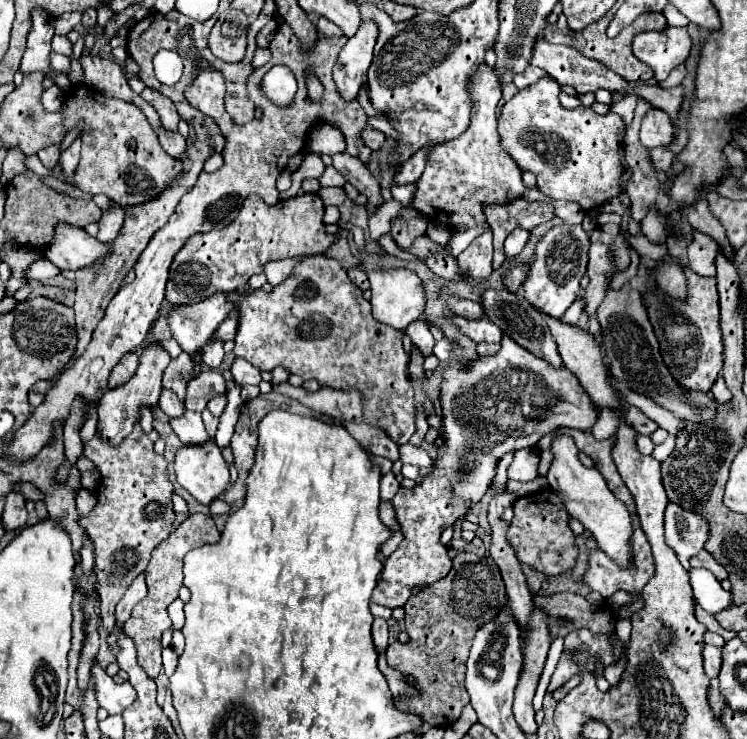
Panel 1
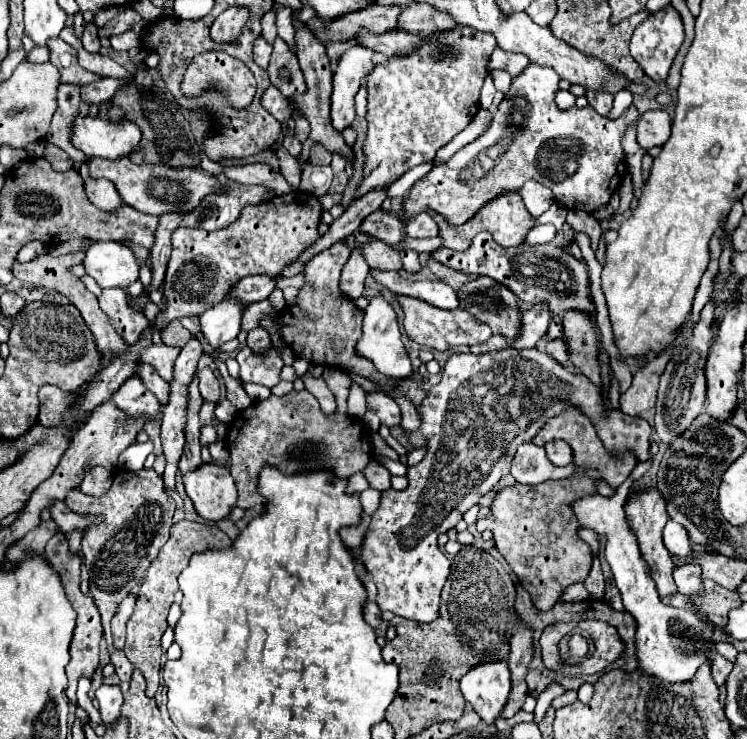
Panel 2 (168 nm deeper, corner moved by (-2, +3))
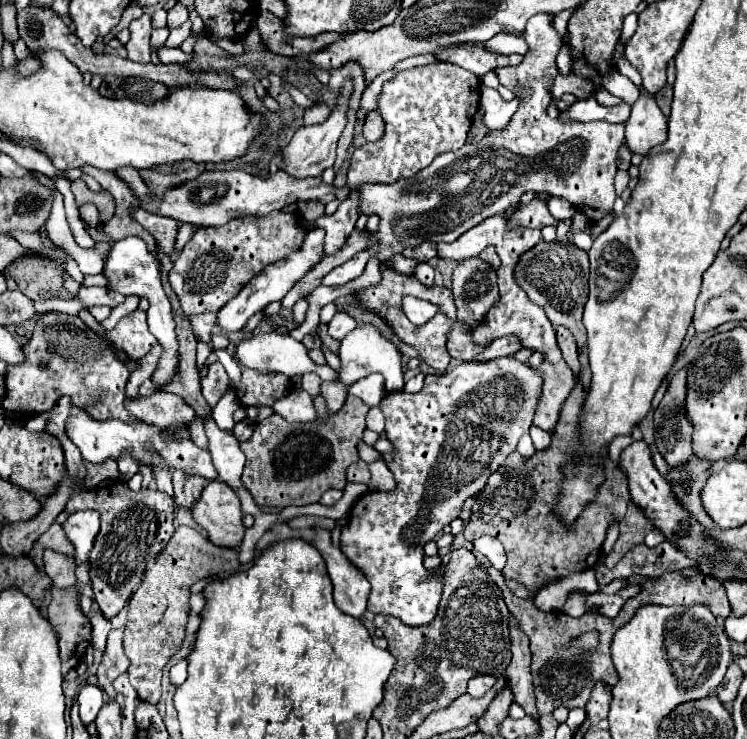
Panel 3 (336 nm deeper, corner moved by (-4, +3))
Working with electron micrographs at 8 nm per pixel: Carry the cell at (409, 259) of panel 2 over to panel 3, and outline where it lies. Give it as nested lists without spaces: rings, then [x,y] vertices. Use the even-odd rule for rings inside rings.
[[[421,262],[421,264],[417,266],[415,276],[417,276],[417,280],[419,280],[421,284],[425,284],[425,286],[433,286],[433,268],[431,268],[427,262]]]

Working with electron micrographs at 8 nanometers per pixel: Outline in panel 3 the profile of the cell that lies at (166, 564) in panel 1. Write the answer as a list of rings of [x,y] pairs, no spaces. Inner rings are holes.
[[[179,526],[177,532],[171,536],[169,544],[159,552],[153,568],[149,568],[145,572],[145,578],[141,582],[141,586],[137,588],[137,592],[133,594],[131,602],[129,602],[129,614],[127,614],[127,624],[125,624],[125,636],[123,636],[123,648],[127,658],[131,660],[129,666],[129,680],[133,684],[133,688],[137,690],[139,698],[143,702],[153,702],[157,704],[161,698],[161,674],[165,664],[173,658],[173,654],[181,648],[183,640],[185,640],[185,626],[187,626],[187,618],[189,618],[189,588],[199,580],[205,578],[209,574],[217,574],[217,572],[225,572],[225,570],[237,570],[239,562],[237,562],[237,550],[231,548],[219,548],[213,546],[203,534],[199,534],[197,530],[189,528],[189,526]]]

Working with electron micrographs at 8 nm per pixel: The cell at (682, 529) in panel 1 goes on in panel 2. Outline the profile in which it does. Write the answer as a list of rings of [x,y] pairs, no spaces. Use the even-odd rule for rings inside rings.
[[[671,518],[663,528],[663,542],[665,542],[665,548],[677,558],[689,558],[689,554],[693,554],[689,532],[685,530],[685,526],[681,526]]]

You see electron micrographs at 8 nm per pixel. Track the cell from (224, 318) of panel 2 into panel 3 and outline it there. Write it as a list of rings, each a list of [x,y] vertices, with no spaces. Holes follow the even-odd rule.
[[[311,230],[307,232],[305,240],[303,240],[303,246],[293,252],[289,258],[285,260],[279,260],[271,266],[267,266],[265,270],[261,270],[255,278],[251,278],[251,282],[231,300],[227,302],[219,312],[217,312],[217,324],[221,326],[221,330],[227,334],[227,332],[237,332],[245,326],[245,322],[259,310],[263,310],[265,306],[269,306],[271,302],[277,302],[281,300],[287,290],[291,290],[291,286],[295,286],[295,282],[299,282],[299,278],[303,278],[303,274],[307,274],[307,270],[311,270],[311,266],[317,266],[317,262],[323,258],[323,238],[325,238],[325,230]]]

